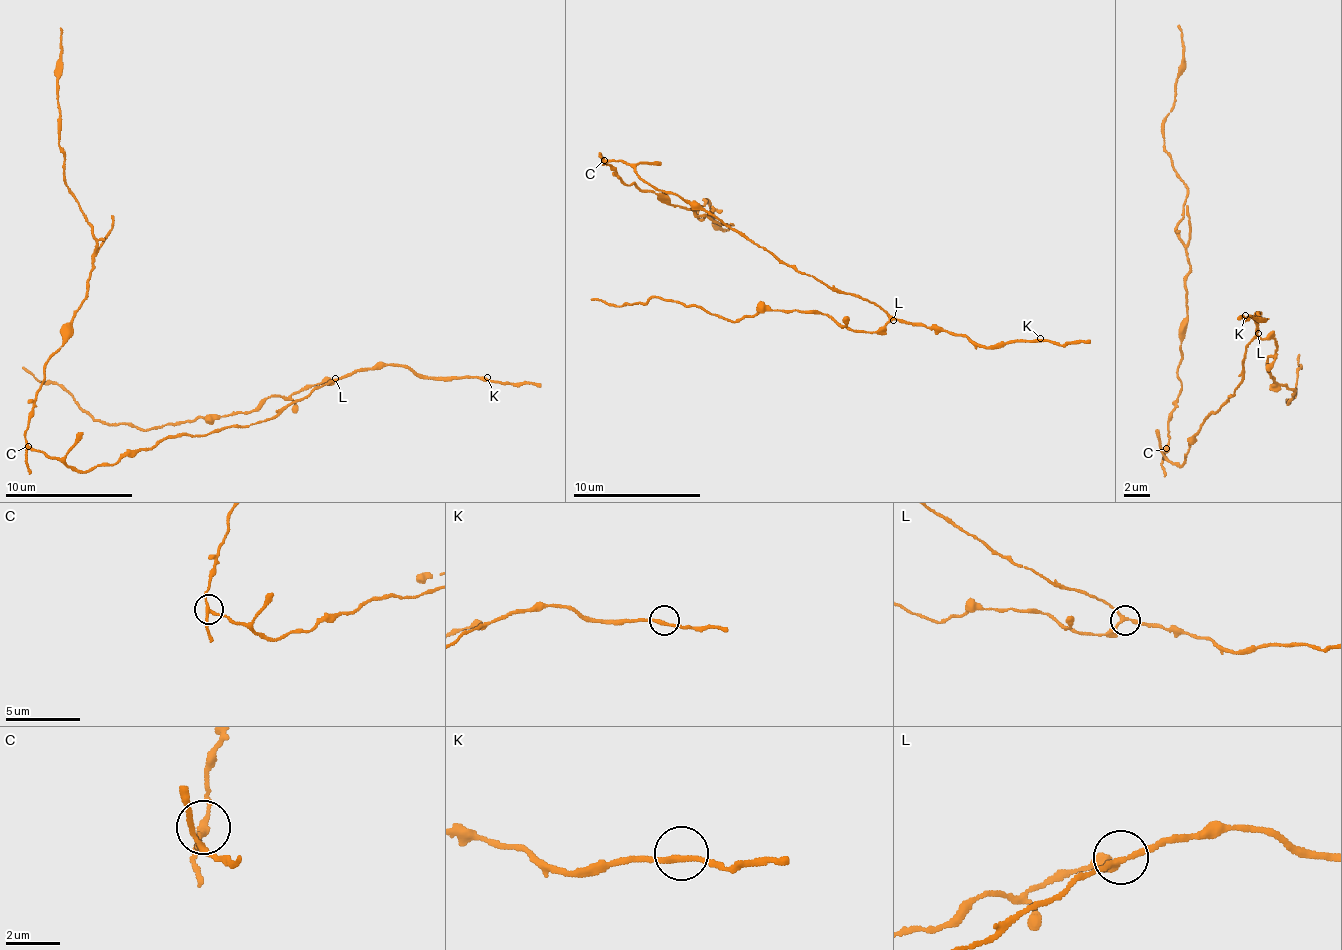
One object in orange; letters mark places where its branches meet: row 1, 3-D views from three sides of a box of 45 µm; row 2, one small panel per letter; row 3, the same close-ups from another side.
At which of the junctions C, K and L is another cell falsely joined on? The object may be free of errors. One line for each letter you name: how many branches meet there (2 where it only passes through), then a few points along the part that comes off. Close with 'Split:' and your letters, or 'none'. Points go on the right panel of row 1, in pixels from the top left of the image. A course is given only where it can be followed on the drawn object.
C: 3 branches meet; foreign part runs (1165, 449), (1182, 384), (1190, 267), (1176, 222), (1188, 187), (1164, 147), (1181, 62), (1177, 23)
Split: C

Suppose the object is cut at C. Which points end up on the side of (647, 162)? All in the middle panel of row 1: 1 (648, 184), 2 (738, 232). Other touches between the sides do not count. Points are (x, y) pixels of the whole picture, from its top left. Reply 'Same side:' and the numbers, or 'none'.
Same side: 1, 2

